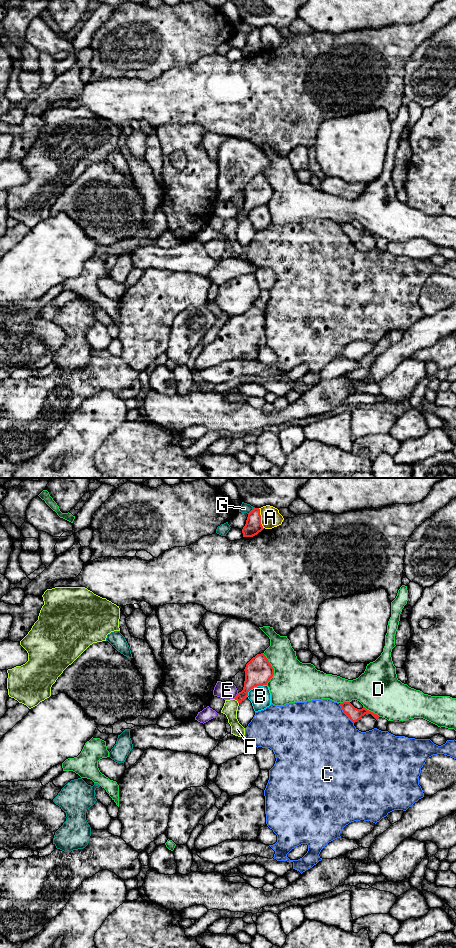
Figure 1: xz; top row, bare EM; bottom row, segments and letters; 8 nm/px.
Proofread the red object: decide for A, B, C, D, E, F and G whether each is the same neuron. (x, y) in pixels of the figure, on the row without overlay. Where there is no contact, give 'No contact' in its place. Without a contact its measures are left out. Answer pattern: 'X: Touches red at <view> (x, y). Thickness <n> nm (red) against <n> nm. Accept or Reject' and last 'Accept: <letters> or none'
A: Touches red at xz (260, 38). Thickness 140 nm (red) against 160 nm. Reject
B: Touches red at xz (255, 206). Thickness 220 nm (red) against 170 nm. Reject
C: Touches red at xz (345, 233). Thickness 100 nm (red) against 500 nm. Reject
D: Touches red at xz (273, 189). Thickness 220 nm (red) against 340 nm. Reject
E: Touches red at xz (236, 216). Thickness 200 nm (red) against 150 nm. Reject
F: Touches red at xz (237, 220). Thickness 180 nm (red) against 120 nm. Reject
G: Touches red at xz (251, 31). Thickness 140 nm (red) against 80 nm. Reject
Accept: none

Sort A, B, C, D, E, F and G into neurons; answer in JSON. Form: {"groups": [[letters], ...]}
{"groups": [["A"], ["B"], ["C"], ["D"], ["E"], ["F"], ["G"]]}

